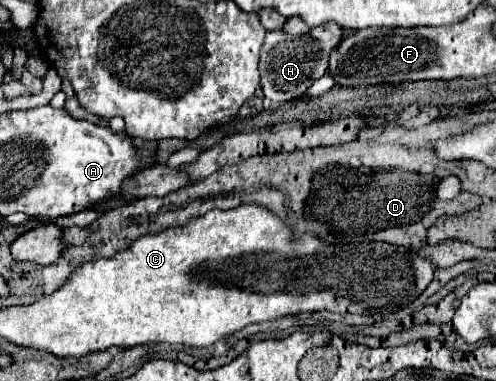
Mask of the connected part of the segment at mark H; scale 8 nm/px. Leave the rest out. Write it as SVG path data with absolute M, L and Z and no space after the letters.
M300 17L288 19L288 33L284 29L266 33L260 53L260 87L264 97L274 103L298 99L312 85L312 81L326 73L328 55L340 43L340 37L342 29L336 27L336 23L308 27Z

